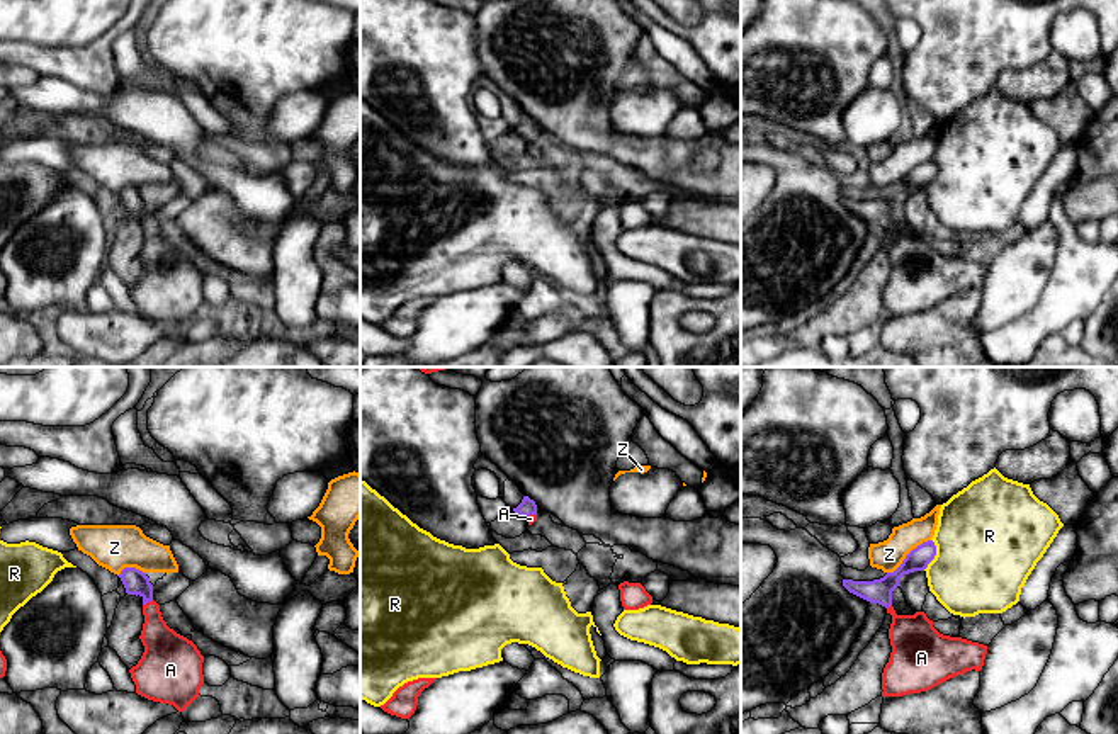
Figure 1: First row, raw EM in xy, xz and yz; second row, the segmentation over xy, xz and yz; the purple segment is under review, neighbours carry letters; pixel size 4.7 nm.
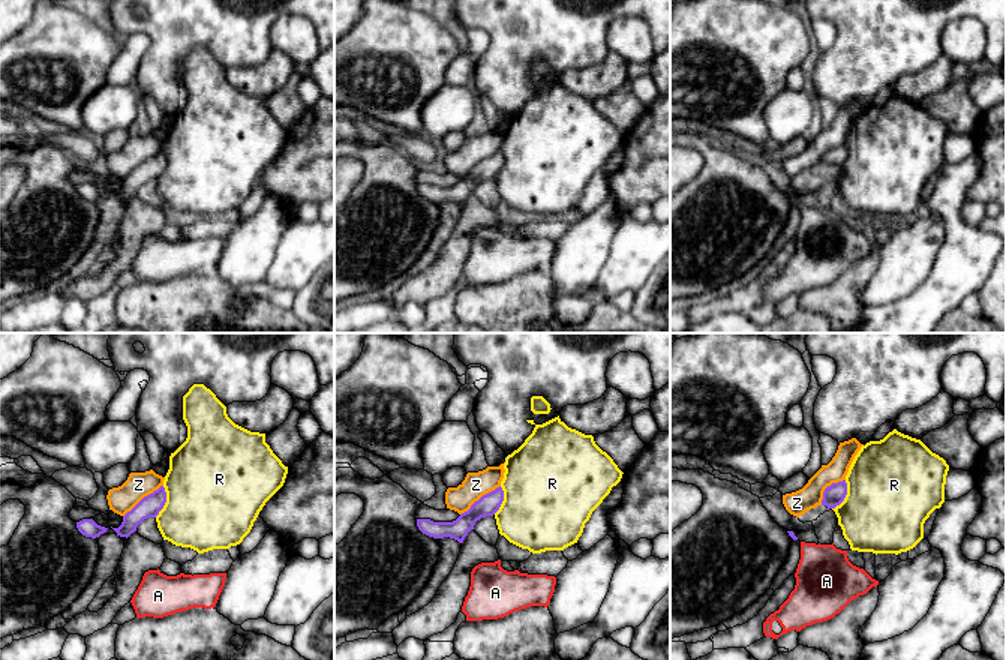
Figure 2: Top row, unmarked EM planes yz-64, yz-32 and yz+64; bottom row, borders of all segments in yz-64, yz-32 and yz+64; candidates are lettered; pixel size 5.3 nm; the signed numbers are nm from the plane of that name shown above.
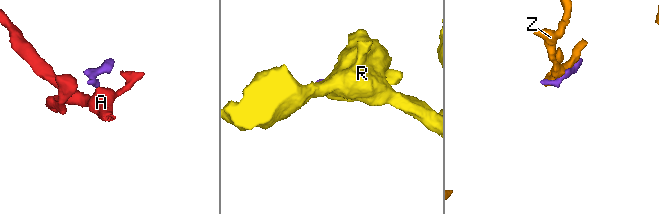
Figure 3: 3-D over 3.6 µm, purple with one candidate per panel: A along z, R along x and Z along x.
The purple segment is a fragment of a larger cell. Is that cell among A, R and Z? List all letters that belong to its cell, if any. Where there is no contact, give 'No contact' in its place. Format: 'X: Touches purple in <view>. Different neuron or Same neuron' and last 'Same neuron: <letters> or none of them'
A: Touches purple in xy. Same neuron
R: Touches purple in yz. Different neuron
Z: Touches purple in yz. Different neuron
Same neuron: A

